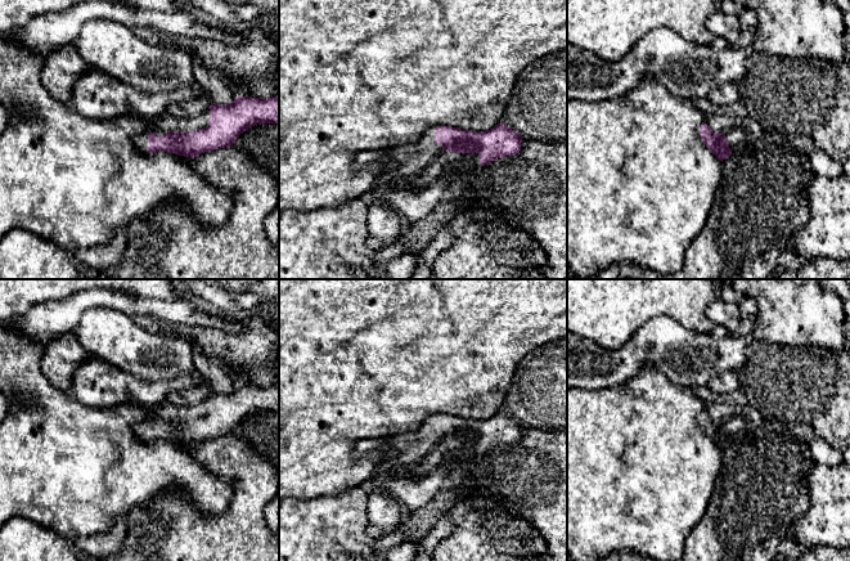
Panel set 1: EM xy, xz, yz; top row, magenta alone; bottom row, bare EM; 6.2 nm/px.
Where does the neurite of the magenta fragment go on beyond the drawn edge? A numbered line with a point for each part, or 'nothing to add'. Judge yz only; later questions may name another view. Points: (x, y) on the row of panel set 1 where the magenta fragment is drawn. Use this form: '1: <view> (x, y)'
1: yz (740, 131)

